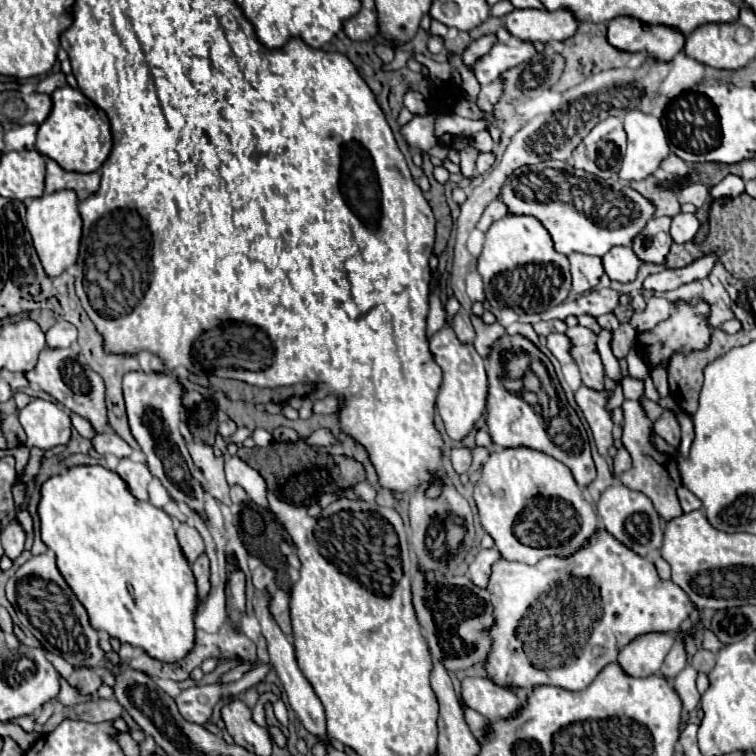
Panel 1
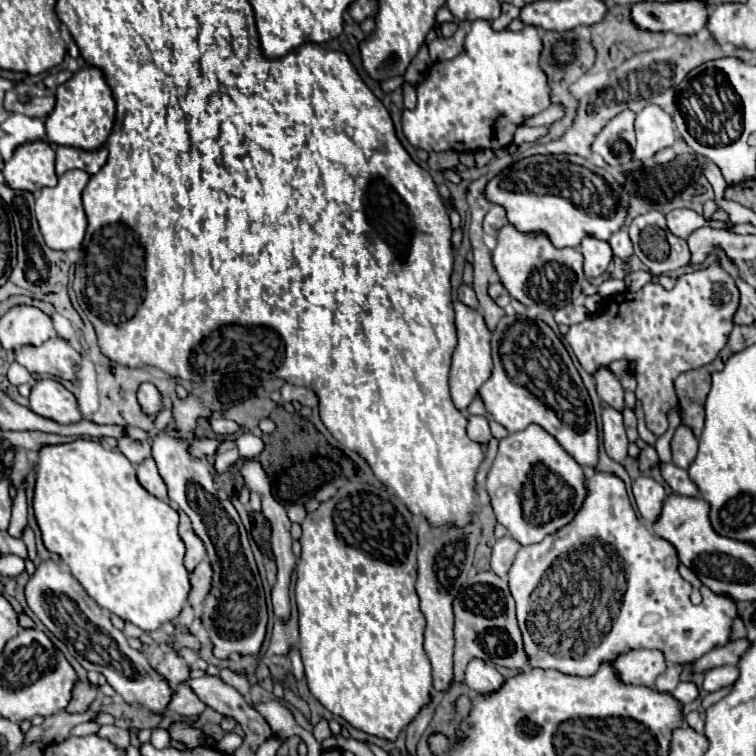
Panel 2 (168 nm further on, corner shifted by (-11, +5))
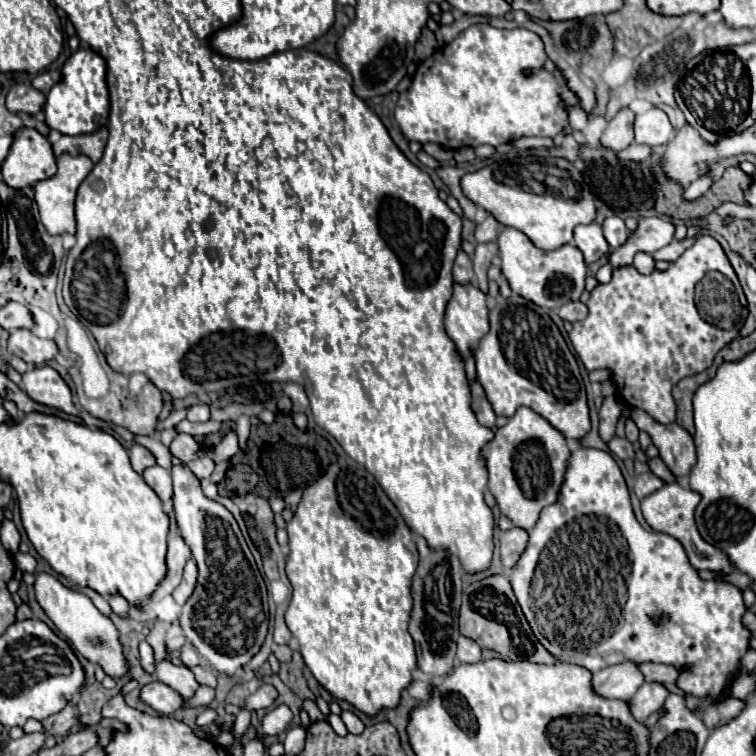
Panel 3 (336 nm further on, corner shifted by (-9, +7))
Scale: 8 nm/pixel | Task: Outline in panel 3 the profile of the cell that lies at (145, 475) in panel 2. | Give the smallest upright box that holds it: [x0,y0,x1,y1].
[143,466,173,504]

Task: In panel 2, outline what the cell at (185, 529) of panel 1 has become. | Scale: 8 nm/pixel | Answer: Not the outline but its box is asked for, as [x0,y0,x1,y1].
[179,516,207,572]

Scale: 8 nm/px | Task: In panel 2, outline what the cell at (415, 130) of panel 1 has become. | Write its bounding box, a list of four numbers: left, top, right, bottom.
[403,20,549,152]

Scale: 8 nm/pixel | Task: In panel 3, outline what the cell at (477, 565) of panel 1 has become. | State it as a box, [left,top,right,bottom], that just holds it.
[499,528,527,570]

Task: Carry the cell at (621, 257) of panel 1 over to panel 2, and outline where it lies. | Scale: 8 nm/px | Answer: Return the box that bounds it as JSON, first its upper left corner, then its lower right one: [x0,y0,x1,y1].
[609,230,633,260]

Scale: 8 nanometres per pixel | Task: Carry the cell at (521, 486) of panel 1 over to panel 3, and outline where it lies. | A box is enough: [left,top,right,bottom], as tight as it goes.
[483,408,571,532]

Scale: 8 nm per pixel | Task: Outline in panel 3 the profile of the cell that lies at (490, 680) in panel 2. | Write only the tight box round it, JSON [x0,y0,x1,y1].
[457,636,481,664]

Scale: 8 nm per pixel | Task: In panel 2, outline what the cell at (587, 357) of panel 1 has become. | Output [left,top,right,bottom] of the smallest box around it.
[597,368,625,412]

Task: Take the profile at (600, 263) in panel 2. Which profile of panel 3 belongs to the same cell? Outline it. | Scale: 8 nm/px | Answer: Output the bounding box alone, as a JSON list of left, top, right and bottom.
[573,224,609,264]

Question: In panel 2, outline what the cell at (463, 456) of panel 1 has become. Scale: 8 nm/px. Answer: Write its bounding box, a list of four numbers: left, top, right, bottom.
[467,416,491,442]

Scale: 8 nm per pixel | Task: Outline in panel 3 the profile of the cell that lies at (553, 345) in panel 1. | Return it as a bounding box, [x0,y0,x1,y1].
[569,234,741,424]

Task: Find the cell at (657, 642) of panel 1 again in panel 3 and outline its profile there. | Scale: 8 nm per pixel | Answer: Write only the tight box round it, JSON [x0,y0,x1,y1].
[593,662,645,700]

